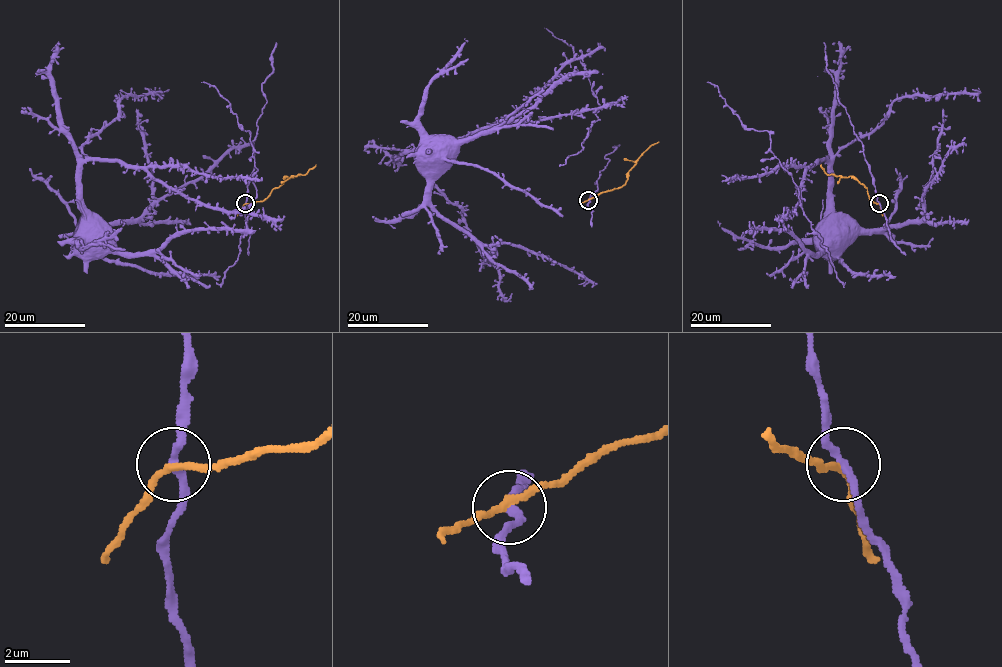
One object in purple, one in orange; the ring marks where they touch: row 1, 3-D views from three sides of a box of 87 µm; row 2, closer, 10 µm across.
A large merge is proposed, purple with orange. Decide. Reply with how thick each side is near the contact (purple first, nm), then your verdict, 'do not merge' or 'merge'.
calibres 240 and 200 nm; do not merge

